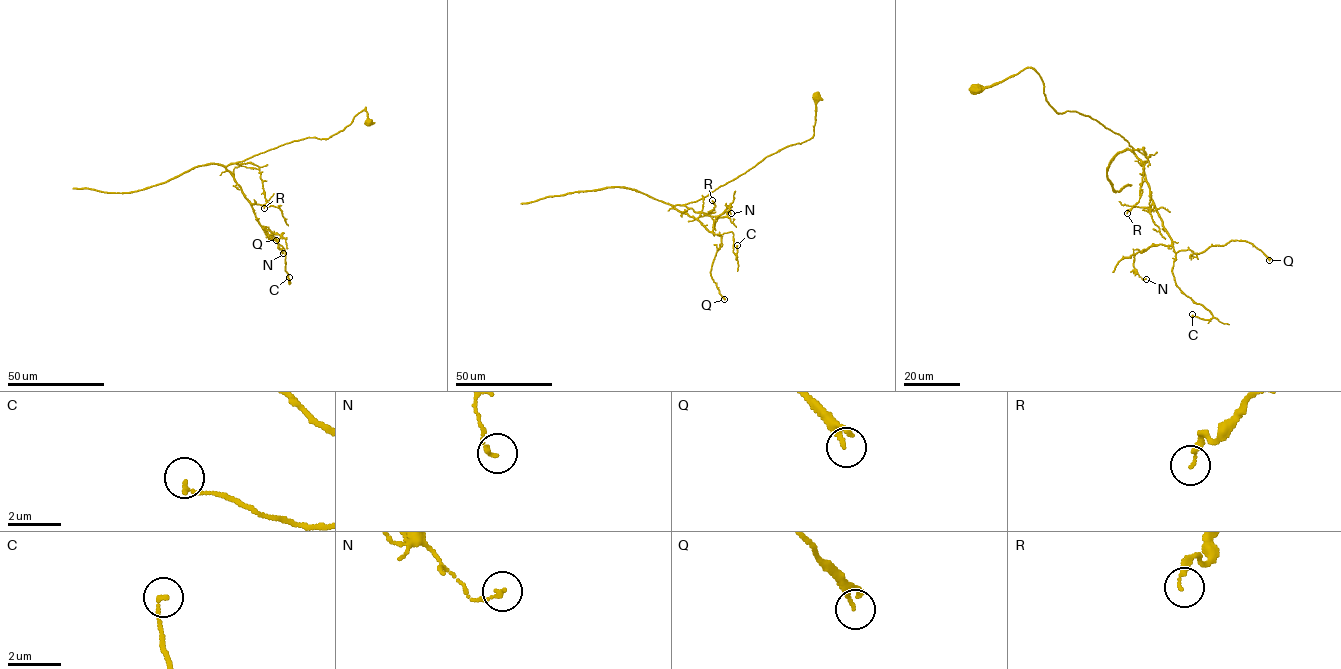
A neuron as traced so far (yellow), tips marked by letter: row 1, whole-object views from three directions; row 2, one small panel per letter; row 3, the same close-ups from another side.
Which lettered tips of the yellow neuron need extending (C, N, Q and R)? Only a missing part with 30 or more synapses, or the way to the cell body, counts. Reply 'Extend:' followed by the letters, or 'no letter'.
Extend: no letter

